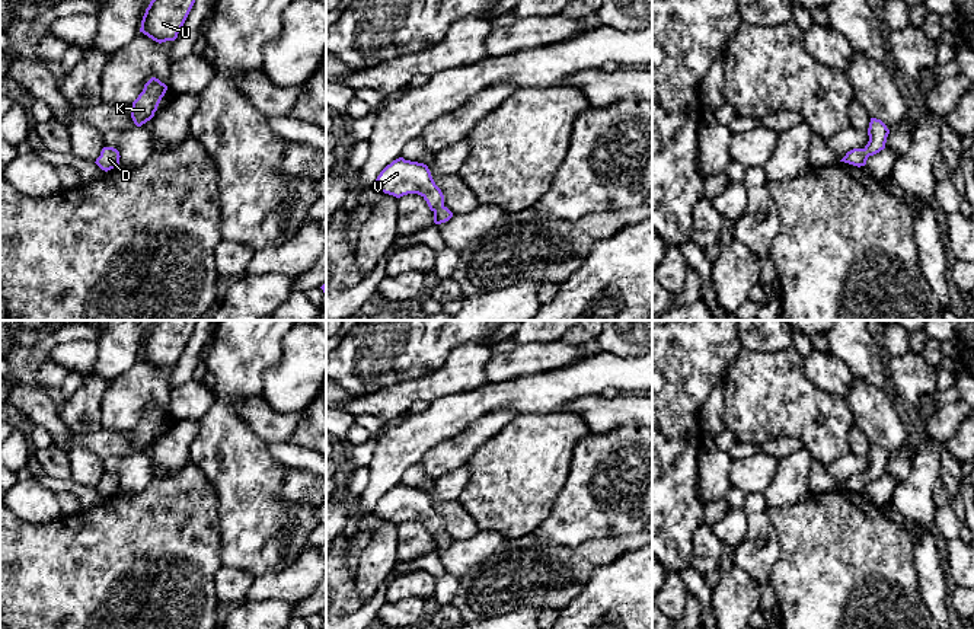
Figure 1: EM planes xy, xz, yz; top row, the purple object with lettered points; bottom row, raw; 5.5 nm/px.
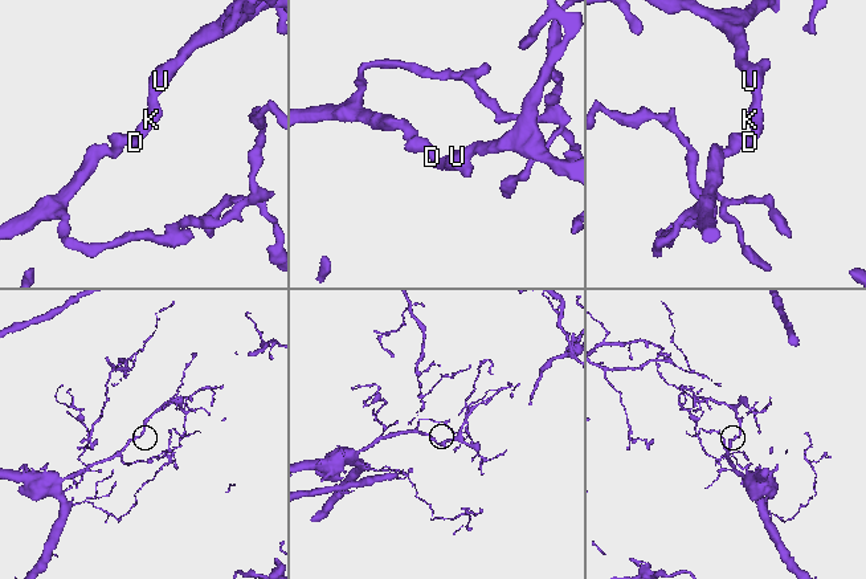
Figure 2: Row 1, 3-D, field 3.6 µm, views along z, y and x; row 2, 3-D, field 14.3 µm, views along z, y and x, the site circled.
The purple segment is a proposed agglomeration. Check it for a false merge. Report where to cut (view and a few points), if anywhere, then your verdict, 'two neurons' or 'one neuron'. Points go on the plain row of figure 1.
cut none; one neuron

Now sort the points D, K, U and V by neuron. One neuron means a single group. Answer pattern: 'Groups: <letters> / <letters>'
Groups: D K U V

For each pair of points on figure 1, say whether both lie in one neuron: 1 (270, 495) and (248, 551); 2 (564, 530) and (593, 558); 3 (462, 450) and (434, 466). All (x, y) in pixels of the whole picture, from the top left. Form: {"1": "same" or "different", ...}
{"1": "same", "2": "different", "3": "same"}

